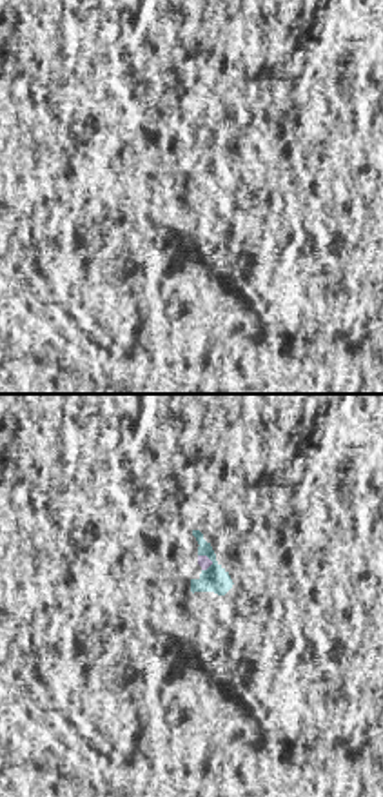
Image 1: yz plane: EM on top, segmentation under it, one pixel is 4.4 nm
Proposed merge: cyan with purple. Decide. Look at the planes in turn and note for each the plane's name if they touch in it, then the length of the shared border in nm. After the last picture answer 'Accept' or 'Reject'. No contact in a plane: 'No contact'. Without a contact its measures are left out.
Touches cyan in yz. Shared border 90 nm

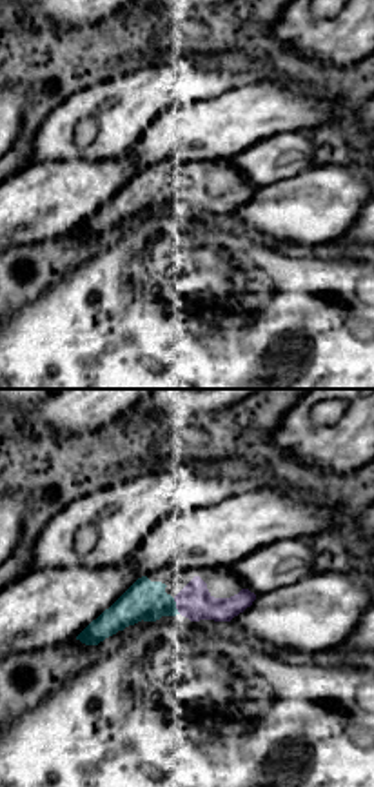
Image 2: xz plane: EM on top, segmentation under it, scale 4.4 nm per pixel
Touches cyan in xz. Shared border 80 nm

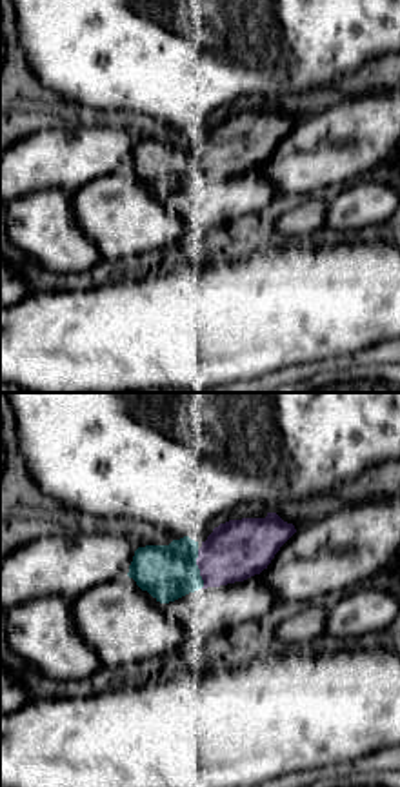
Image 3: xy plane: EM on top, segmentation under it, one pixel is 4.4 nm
Touches cyan in xy. Shared border 180 nm

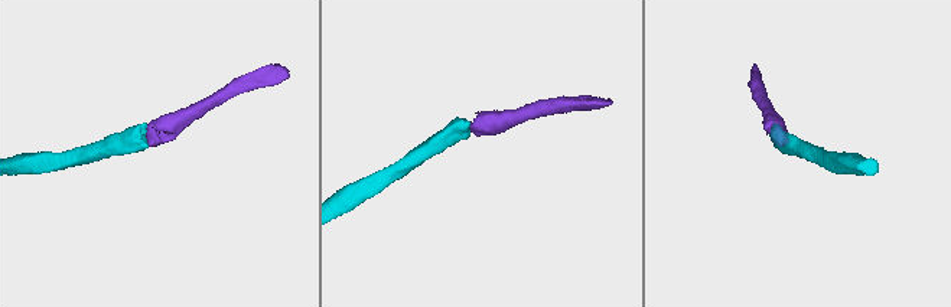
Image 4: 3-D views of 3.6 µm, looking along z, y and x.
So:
Accept

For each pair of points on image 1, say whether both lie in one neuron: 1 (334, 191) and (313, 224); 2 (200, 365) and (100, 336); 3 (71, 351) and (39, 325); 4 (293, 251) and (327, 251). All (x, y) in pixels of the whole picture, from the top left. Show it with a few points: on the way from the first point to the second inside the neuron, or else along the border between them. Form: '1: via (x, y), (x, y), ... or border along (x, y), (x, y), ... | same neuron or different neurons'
1: border along (314, 211), (347, 227) | different neurons
2: border along (84, 311), (137, 358) | different neurons
3: via (64, 344), (46, 331) | same neuron
4: via (302, 255), (318, 251) | same neuron

